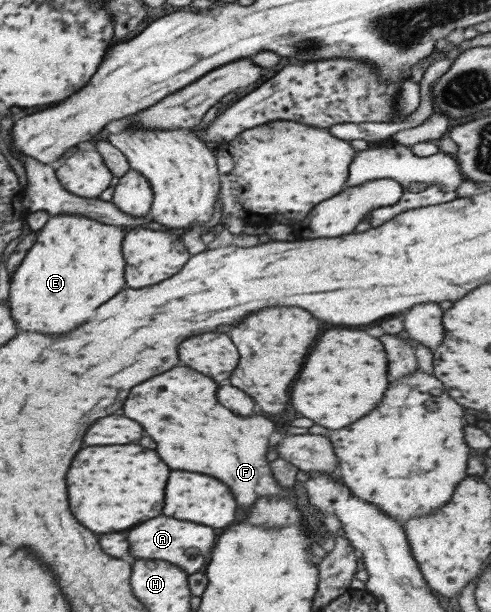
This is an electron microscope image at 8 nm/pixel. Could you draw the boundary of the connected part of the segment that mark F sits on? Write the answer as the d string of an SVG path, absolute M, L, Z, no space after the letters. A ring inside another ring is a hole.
M175 366L133 386L121 412L125 418L135 420L143 432L155 440L157 456L171 470L199 472L217 478L231 490L239 510L247 512L253 502L263 496L285 498L287 490L277 486L266 460L269 436L275 431L275 424L261 416L241 418L223 406L213 410L217 406L215 388L217 384L207 376L185 366Z

